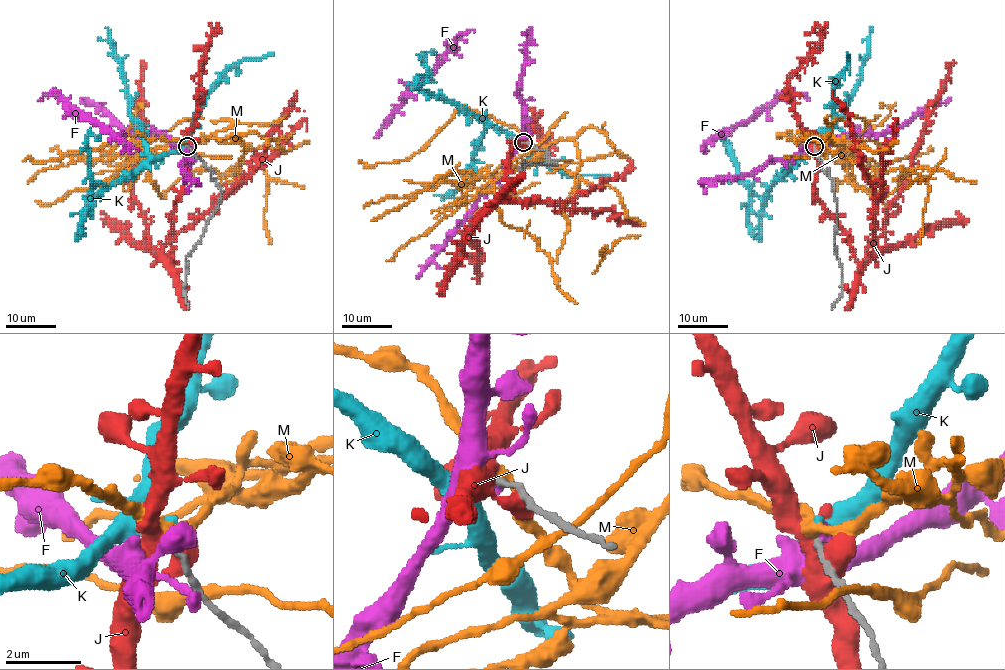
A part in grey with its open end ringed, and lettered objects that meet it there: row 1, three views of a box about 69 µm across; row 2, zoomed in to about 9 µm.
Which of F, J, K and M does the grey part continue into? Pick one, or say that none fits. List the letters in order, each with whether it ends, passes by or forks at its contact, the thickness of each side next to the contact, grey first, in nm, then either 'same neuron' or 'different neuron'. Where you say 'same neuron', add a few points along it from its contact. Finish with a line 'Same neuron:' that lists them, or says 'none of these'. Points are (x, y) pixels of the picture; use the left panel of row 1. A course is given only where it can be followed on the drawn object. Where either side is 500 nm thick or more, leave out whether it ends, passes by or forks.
F: it ends | 160/360 nm | different neuron
J: 200/600 nm | different neuron
K: it passes by | 140/480 nm | different neuron
M: it passes by | 150/340 nm | different neuron
Same neuron: none of these

